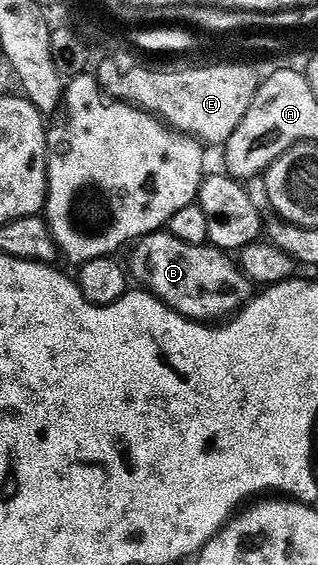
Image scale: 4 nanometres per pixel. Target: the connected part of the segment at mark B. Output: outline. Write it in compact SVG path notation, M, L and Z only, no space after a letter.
M162 230L142 236L131 251L127 268L132 279L189 320L217 322L228 318L237 309L244 308L255 295L255 285L243 275L238 261L230 253L209 244L191 246Z

